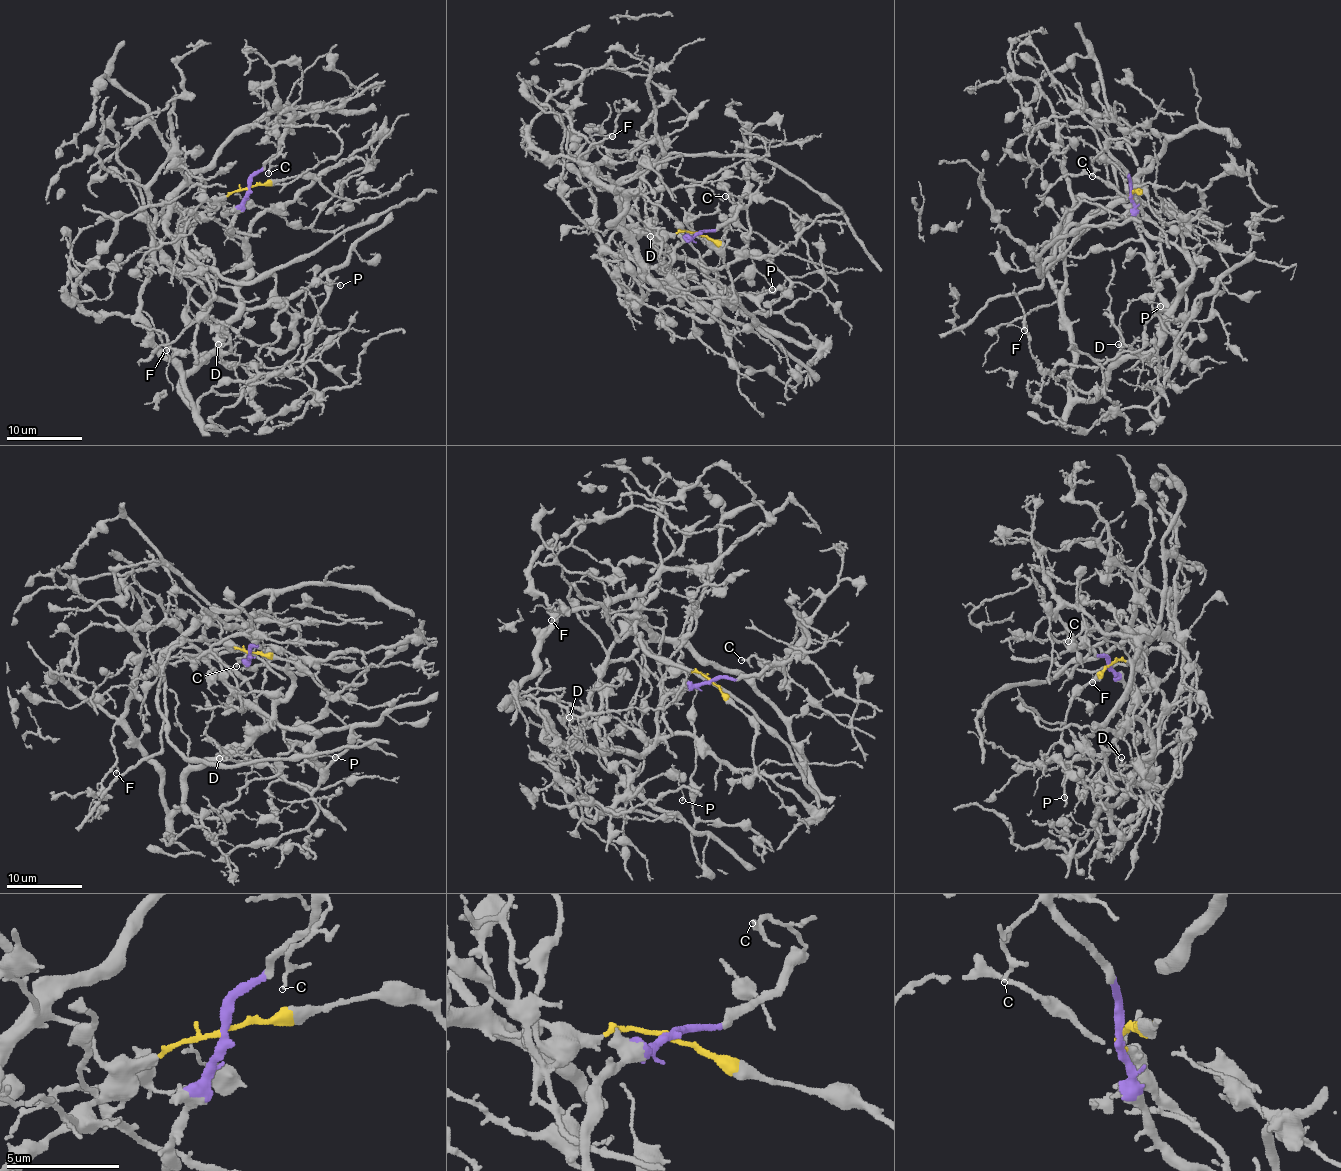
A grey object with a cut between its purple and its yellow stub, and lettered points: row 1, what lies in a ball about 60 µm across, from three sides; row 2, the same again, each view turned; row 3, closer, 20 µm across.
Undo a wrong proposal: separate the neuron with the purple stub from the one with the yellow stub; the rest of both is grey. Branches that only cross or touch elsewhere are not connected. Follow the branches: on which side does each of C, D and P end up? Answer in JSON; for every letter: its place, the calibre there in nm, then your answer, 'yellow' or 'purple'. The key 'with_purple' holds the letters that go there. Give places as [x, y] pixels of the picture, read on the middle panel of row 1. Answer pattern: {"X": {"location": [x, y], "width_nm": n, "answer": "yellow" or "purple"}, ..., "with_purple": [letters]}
{"C": {"location": [725, 196], "width_nm": 150, "answer": "purple"}, "D": {"location": [650, 236], "width_nm": 120, "answer": "purple"}, "P": {"location": [772, 289], "width_nm": 120, "answer": "yellow"}, "with_purple": ["C", "D"]}

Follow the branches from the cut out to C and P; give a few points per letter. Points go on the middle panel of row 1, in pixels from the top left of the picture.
C: (699, 233), (719, 230), (741, 207), (742, 202), (731, 193), (726, 195)
P: (699, 233), (618, 230), (593, 256), (619, 294), (705, 321), (742, 274), (762, 273), (772, 289)

